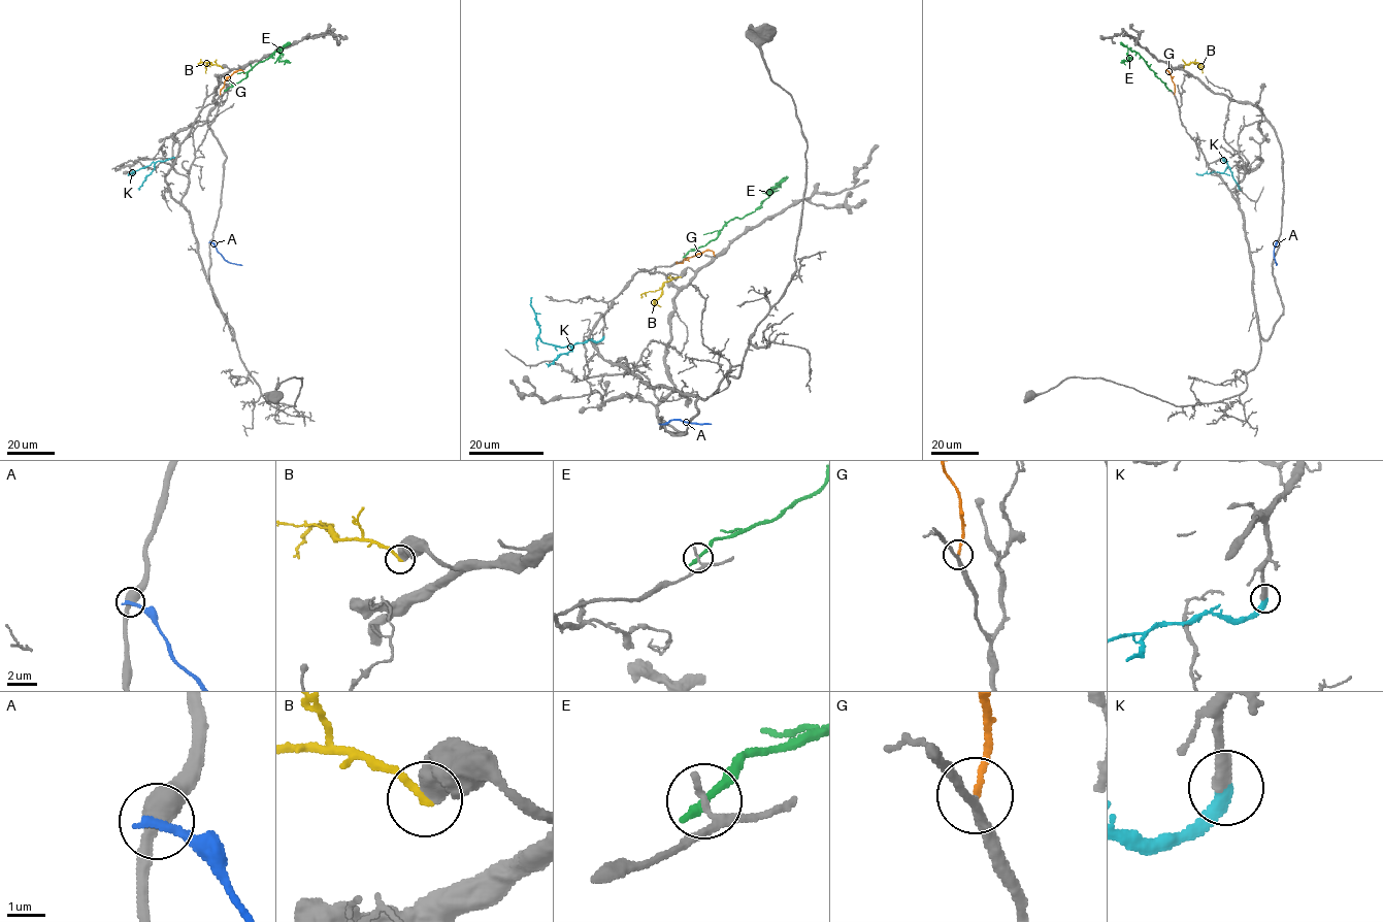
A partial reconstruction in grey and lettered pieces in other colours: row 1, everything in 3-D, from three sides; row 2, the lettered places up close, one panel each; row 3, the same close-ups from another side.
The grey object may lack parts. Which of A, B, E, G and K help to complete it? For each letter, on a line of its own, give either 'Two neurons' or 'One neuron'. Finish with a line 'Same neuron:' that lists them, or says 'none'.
A: Two neurons
B: Two neurons
E: Two neurons
G: One neuron
K: One neuron
Same neuron: G, K

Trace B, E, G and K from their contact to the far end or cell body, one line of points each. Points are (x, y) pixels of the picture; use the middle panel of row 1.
B: (680, 276), (664, 284), (654, 307)
E: (685, 256), (713, 240), (730, 220), (747, 216), (769, 195), (771, 187), (788, 176)
G: (676, 262), (710, 250), (715, 256)
K: (603, 336), (597, 341), (572, 346), (545, 343), (539, 337), (531, 297)

